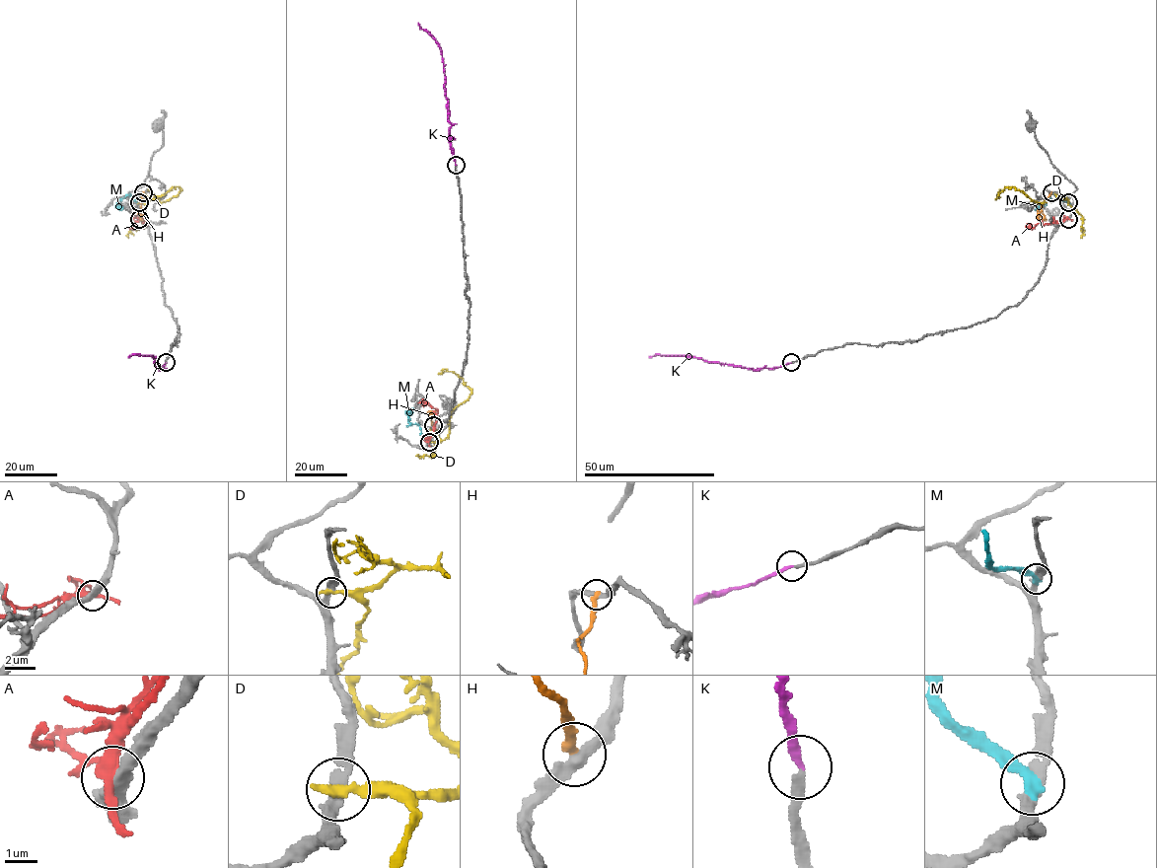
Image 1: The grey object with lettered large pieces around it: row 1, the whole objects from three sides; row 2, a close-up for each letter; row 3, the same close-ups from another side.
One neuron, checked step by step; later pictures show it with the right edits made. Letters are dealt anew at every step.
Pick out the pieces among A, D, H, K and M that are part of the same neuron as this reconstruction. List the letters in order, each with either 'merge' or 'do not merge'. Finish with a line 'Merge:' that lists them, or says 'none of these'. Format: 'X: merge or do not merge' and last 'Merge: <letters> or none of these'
A: do not merge
D: do not merge
H: do not merge
K: merge
M: do not merge
Merge: K

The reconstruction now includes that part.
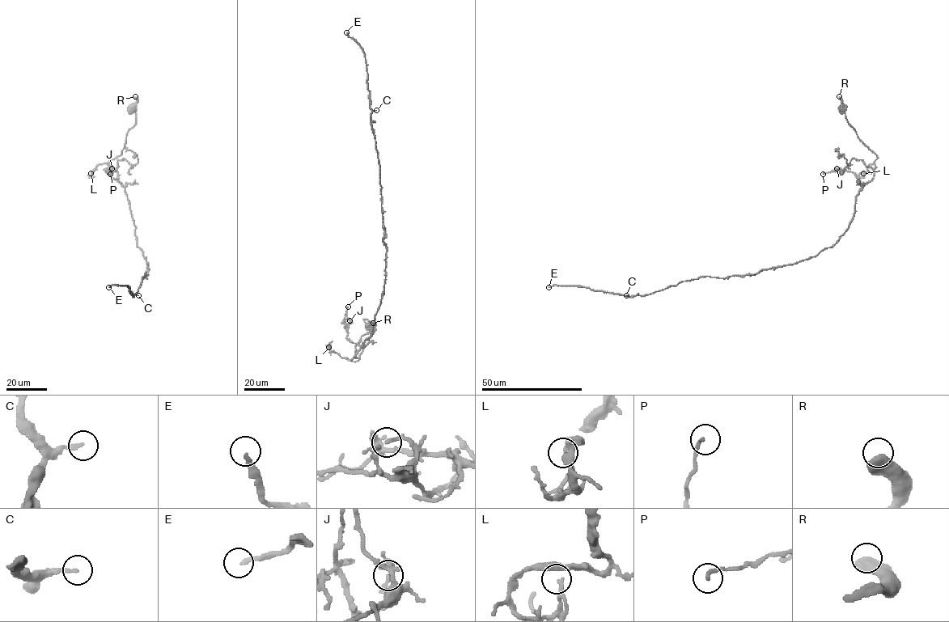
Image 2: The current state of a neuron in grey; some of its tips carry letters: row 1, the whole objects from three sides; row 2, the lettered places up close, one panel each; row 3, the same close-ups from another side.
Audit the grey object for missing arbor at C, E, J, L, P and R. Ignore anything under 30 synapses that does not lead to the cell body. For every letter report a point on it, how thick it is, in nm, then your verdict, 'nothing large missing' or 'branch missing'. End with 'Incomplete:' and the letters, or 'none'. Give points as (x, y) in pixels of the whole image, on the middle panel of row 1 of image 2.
C: at (376, 110); 160 nm thick; nothing large missing
E: at (346, 32); 200 nm thick; branch missing
J: at (349, 320); 160 nm thick; nothing large missing
L: at (328, 347); 200 nm thick; nothing large missing
P: at (348, 306); 170 nm thick; nothing large missing
R: at (373, 323); 600 nm thick; nothing large missing
Incomplete: E

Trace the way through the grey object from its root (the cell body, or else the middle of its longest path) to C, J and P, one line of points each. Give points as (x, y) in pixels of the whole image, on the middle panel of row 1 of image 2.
C: (370, 326), (359, 359), (346, 358), (373, 332), (385, 281), (370, 119), (376, 110)
J: (370, 326), (373, 333), (359, 359), (351, 361), (345, 357), (354, 357), (360, 347), (346, 338), (349, 320)
P: (370, 326), (373, 333), (365, 340), (359, 359), (346, 358), (354, 357), (360, 348), (346, 338), (348, 306)

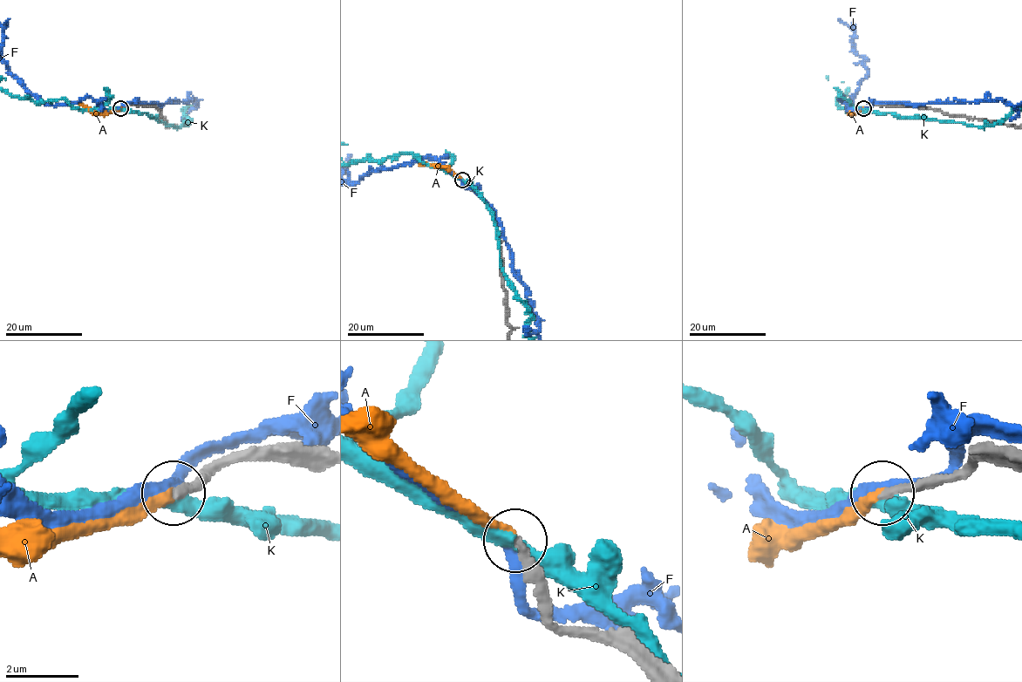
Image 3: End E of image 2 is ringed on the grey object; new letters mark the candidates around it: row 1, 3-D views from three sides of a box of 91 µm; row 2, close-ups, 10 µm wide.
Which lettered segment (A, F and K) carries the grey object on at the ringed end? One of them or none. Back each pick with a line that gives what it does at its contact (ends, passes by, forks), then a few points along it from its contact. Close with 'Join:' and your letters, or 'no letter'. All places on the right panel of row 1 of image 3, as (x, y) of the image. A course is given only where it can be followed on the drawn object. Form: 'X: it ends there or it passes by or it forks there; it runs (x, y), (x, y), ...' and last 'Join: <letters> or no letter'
A: it ends there
Join: A

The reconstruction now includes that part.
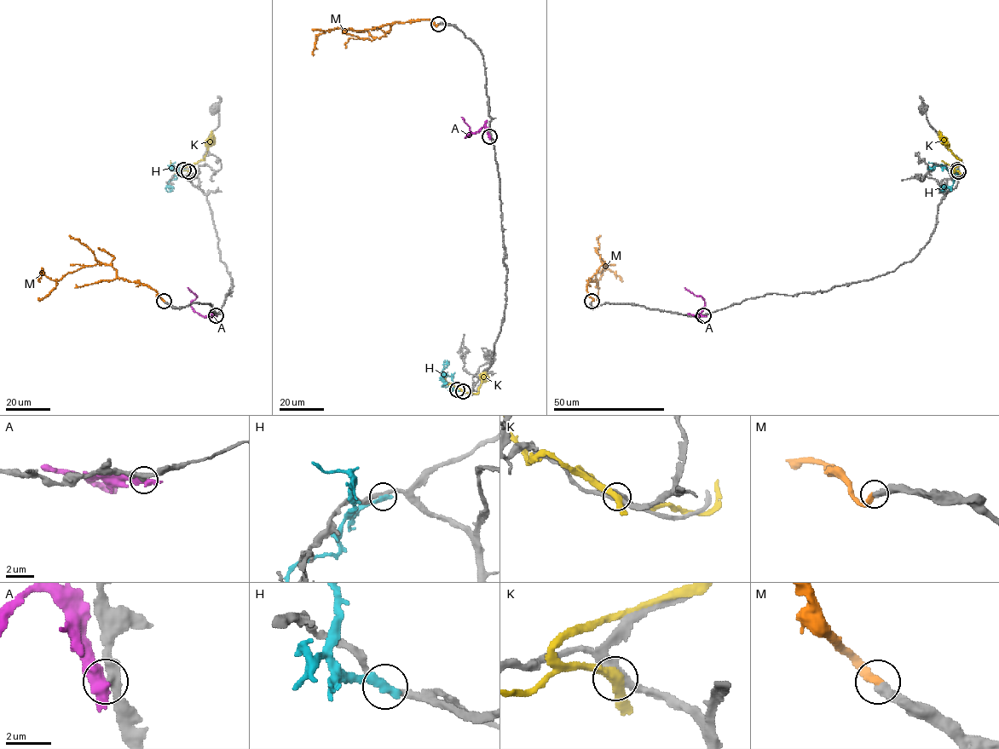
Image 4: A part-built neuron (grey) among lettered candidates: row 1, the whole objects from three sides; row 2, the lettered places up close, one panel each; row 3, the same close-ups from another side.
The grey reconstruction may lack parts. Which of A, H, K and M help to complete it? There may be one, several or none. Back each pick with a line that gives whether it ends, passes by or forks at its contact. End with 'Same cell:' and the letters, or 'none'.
M: It ends there
Same cell: M

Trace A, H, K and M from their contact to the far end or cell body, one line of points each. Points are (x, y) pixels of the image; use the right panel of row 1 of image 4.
A: (703, 315), (695, 315), (700, 314), (704, 300), (684, 287)
H: (957, 169), (951, 190), (944, 186), (943, 192), (939, 189)
K: (959, 172), (954, 169), (961, 159), (941, 141), (939, 130)
M: (591, 301), (586, 285), (602, 265), (607, 264), (595, 274), (597, 279), (609, 269), (621, 281)

